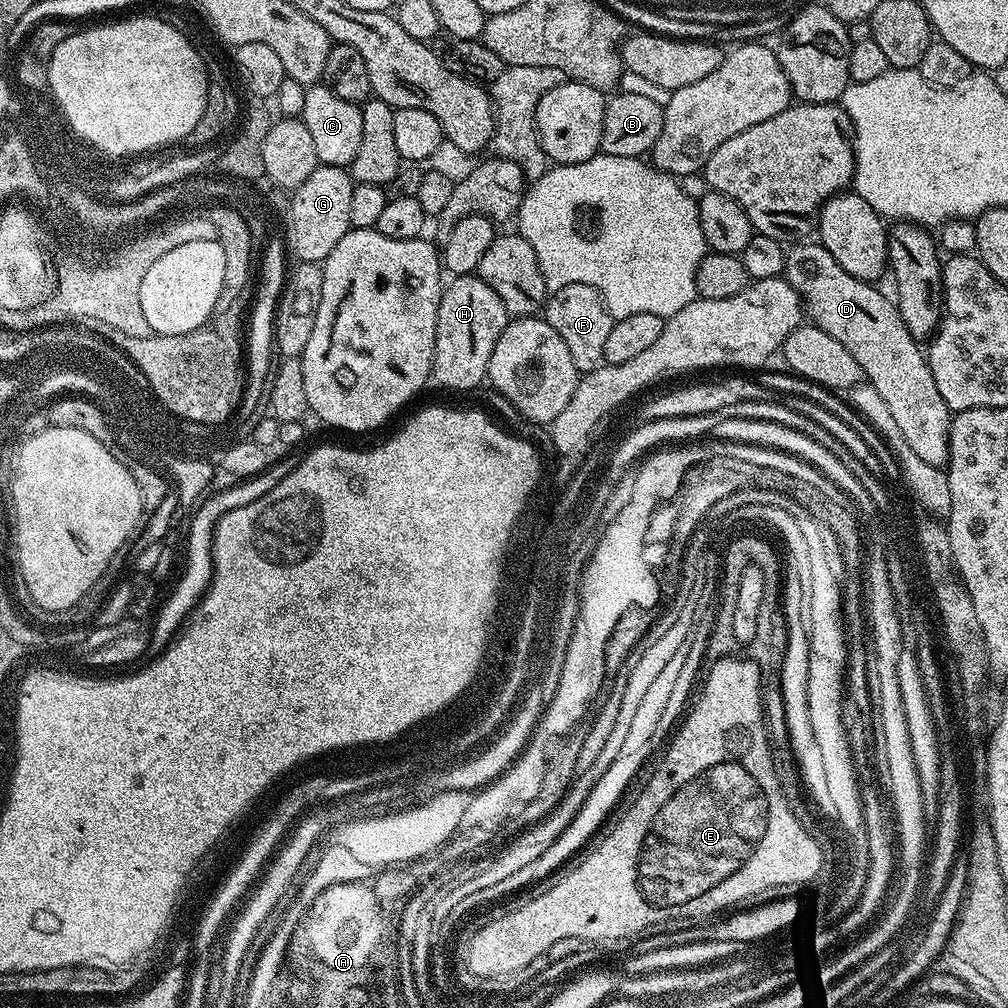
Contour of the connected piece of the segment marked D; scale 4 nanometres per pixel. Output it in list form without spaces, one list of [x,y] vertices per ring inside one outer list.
[[[800,242],[795,245],[796,248],[787,253],[786,259],[784,261],[784,275],[783,279],[787,280],[788,285],[800,295],[801,301],[804,305],[804,310],[807,319],[811,321],[815,327],[820,328],[826,334],[830,334],[830,338],[834,338],[834,342],[842,342],[842,346],[846,346],[846,350],[850,350],[850,354],[854,354],[854,358],[858,361],[858,366],[862,366],[864,375],[866,377],[867,383],[872,384],[874,389],[878,390],[879,394],[882,396],[882,401],[886,404],[886,410],[888,411],[888,420],[890,424],[900,431],[900,436],[902,439],[908,443],[908,448],[913,452],[915,459],[922,463],[931,464],[935,466],[944,466],[948,463],[948,431],[952,425],[953,413],[948,411],[946,402],[942,402],[942,394],[938,394],[938,386],[934,386],[934,378],[930,374],[930,366],[928,365],[928,357],[926,355],[925,349],[918,343],[918,340],[911,336],[907,332],[906,326],[903,325],[902,318],[899,316],[899,310],[895,303],[891,299],[884,297],[882,293],[876,289],[877,285],[875,283],[859,280],[854,278],[850,274],[846,274],[846,270],[842,270],[842,266],[838,266],[838,262],[834,262],[834,254],[830,254],[830,250],[826,250],[823,244],[819,242],[813,242],[813,244],[808,244],[812,242]]]

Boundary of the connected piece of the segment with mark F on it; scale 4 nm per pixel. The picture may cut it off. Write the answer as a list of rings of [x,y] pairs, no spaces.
[[[571,284],[562,286],[562,290],[551,293],[542,309],[542,319],[562,337],[562,342],[570,349],[570,358],[574,358],[577,372],[593,372],[604,363],[606,337],[614,323],[602,294],[594,286]]]

